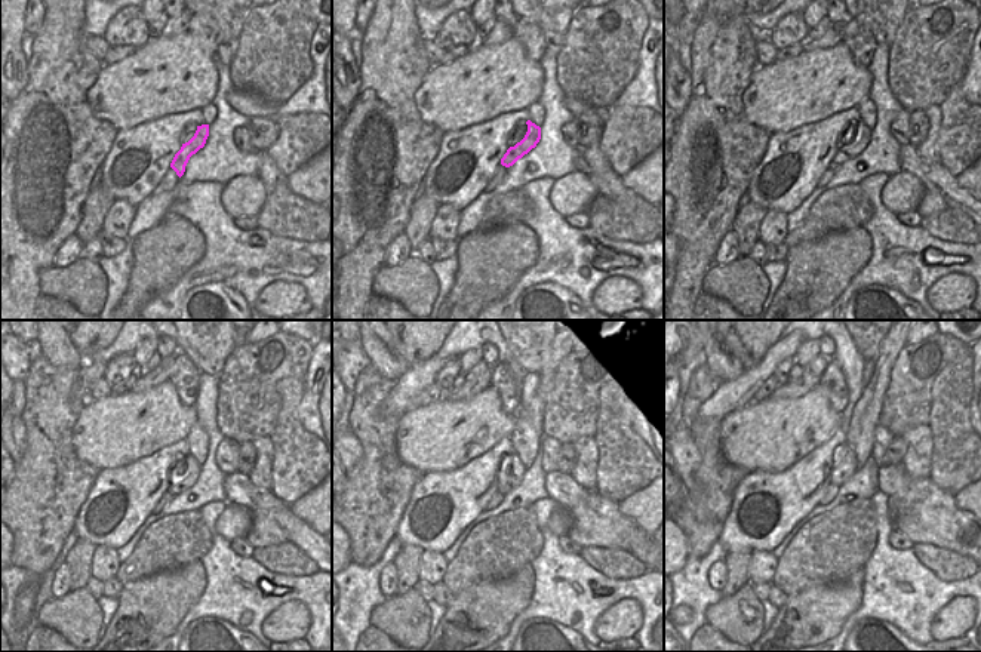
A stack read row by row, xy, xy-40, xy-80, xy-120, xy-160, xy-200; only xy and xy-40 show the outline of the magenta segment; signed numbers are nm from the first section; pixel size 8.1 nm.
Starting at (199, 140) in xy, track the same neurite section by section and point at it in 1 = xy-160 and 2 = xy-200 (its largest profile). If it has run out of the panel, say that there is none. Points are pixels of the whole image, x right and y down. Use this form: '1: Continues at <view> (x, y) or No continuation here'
1: Continues at xy-160 (511, 470)
2: Continues at xy-200 (842, 470).

